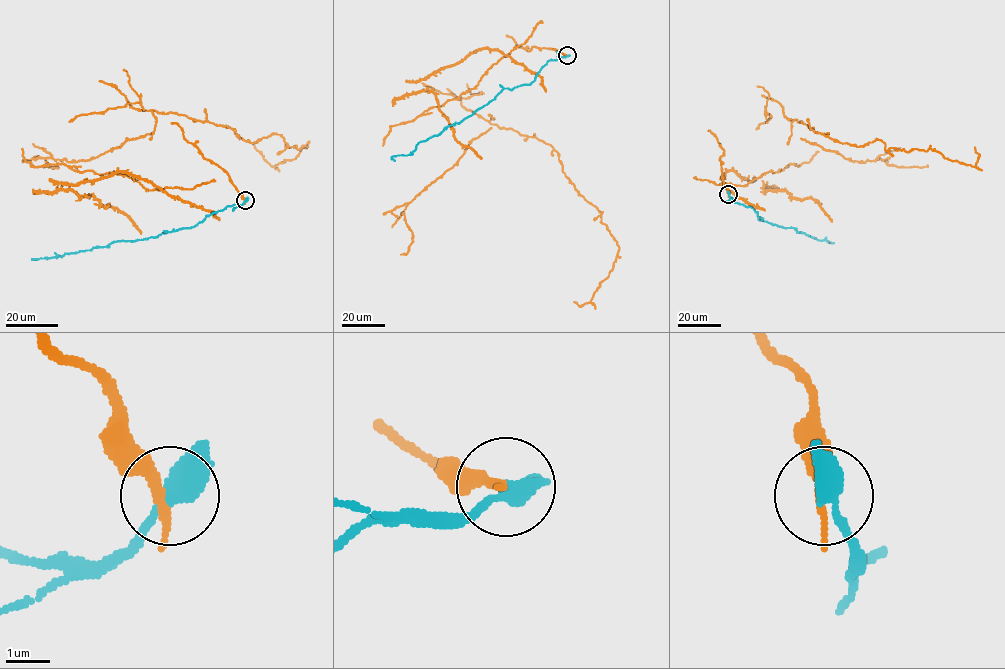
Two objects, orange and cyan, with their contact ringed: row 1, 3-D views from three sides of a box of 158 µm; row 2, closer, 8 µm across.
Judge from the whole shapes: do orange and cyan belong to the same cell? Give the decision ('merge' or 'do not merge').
do not merge

